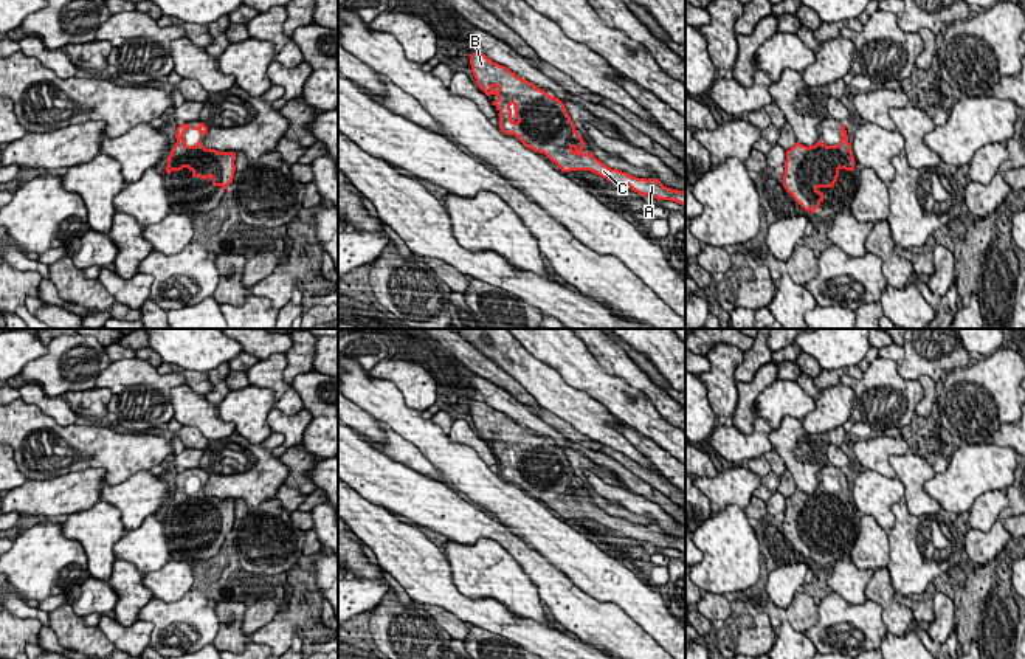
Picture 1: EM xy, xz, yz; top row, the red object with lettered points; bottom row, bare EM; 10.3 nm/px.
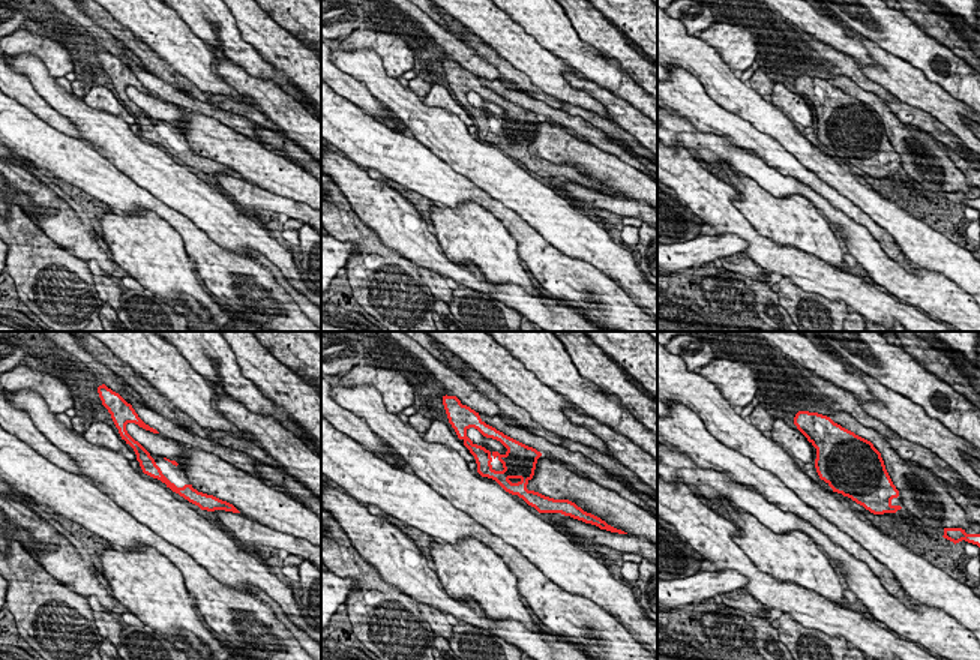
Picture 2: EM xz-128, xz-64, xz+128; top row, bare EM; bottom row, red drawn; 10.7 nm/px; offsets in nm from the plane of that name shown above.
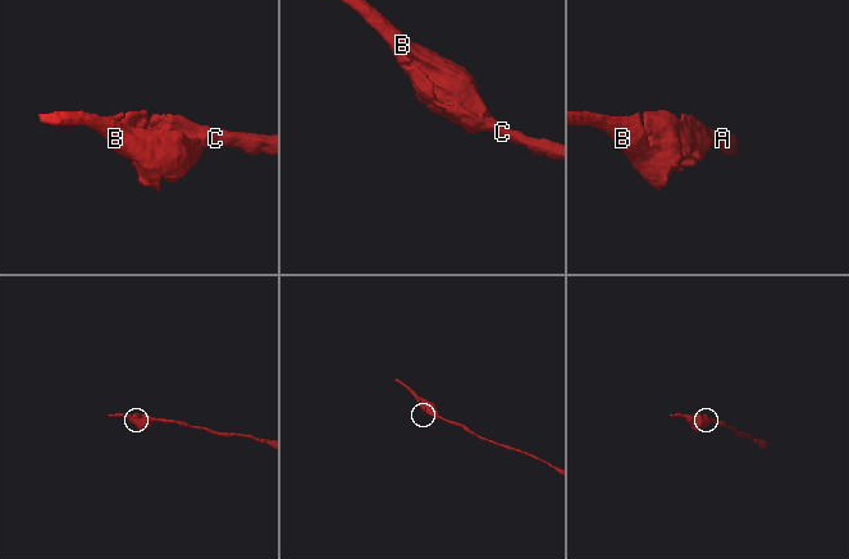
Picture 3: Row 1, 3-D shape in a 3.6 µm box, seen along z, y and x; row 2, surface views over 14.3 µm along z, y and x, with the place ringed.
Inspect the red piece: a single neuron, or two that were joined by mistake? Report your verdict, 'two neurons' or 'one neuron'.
one neuron

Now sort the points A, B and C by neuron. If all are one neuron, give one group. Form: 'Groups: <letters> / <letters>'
Groups: A B C

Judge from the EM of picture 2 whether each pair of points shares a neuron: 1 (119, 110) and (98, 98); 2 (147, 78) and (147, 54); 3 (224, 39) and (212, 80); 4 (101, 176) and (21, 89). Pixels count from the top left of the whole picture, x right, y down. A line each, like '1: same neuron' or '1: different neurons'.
1: same neuron
2: different neurons
3: different neurons
4: different neurons

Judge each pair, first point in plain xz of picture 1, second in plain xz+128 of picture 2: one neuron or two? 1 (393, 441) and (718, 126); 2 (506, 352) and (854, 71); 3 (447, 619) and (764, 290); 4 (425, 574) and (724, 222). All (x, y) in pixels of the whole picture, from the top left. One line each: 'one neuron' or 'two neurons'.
1: one neuron
2: two neurons
3: two neurons
4: one neuron

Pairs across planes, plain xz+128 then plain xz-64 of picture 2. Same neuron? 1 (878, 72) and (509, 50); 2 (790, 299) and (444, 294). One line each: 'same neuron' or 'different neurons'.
1: same neuron
2: different neurons

